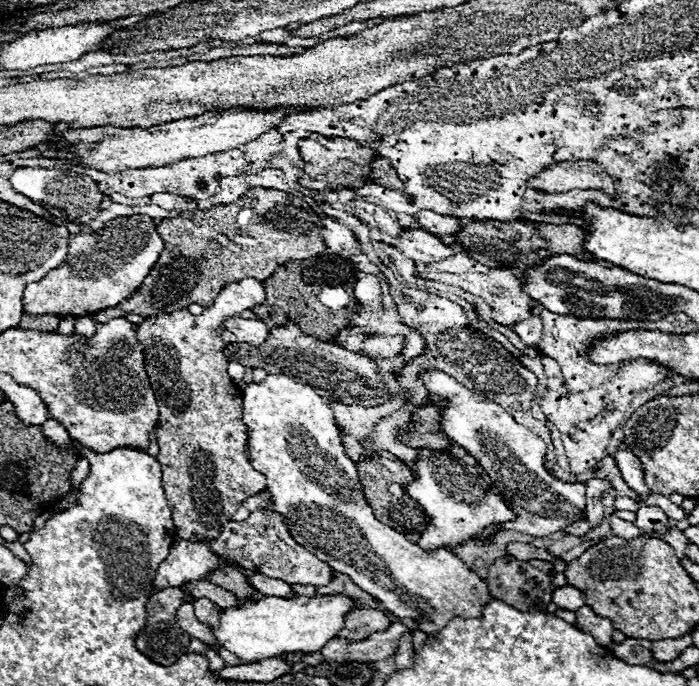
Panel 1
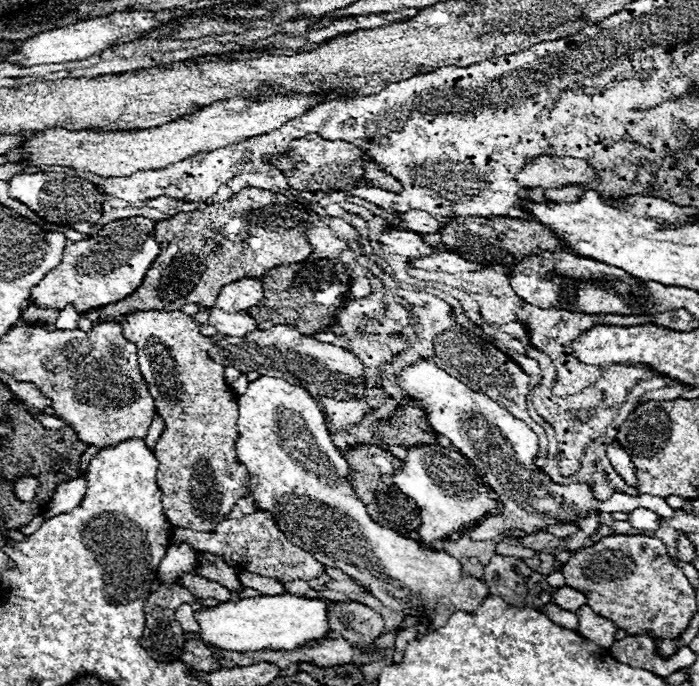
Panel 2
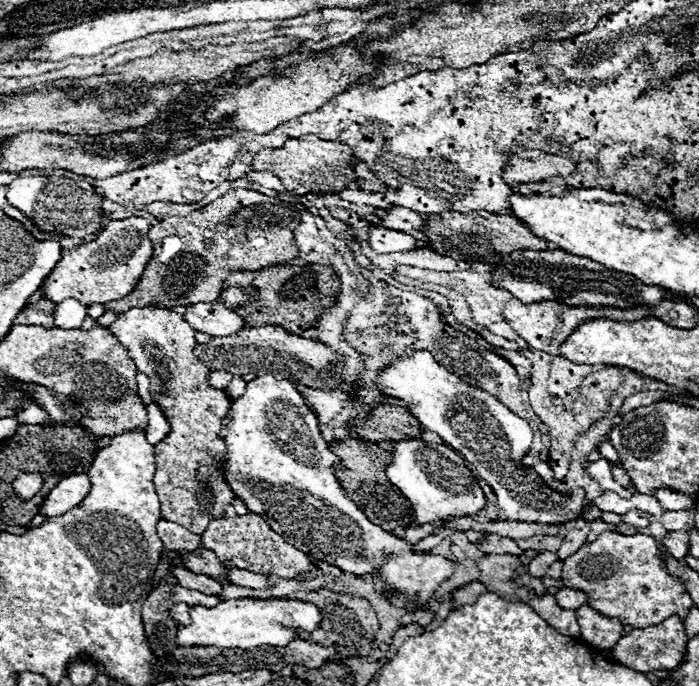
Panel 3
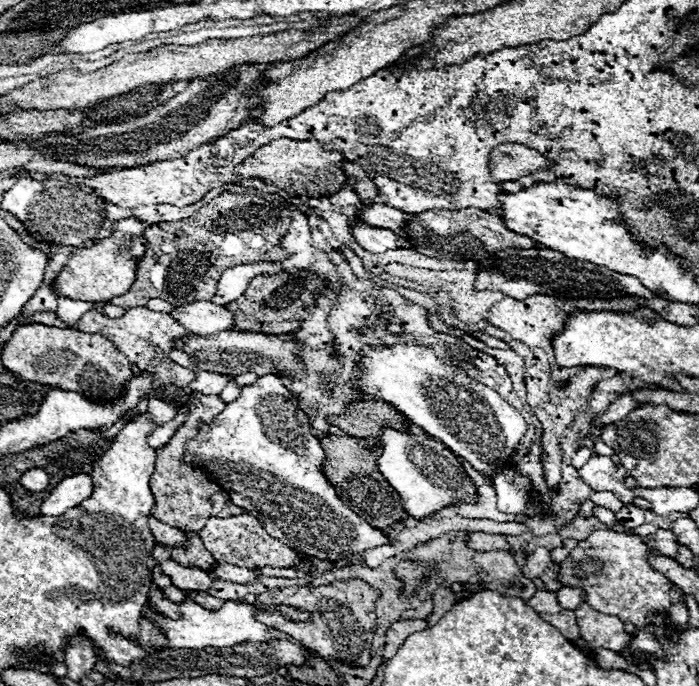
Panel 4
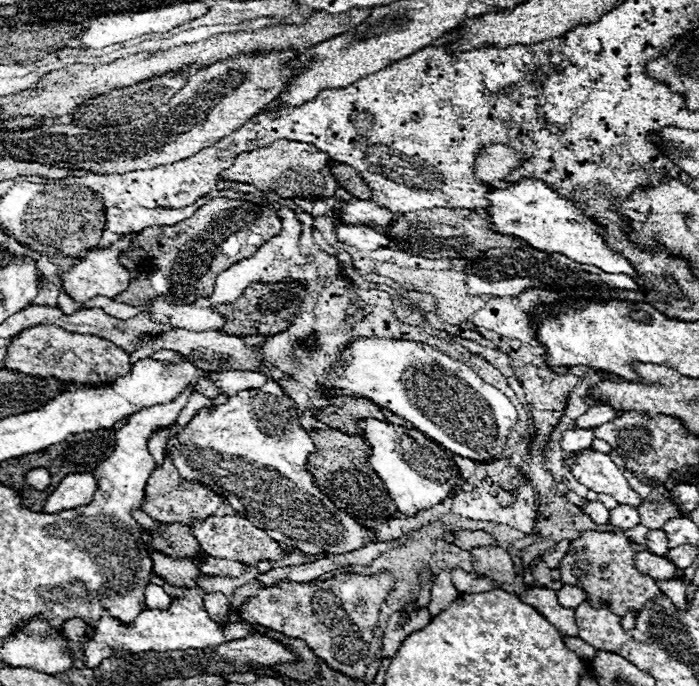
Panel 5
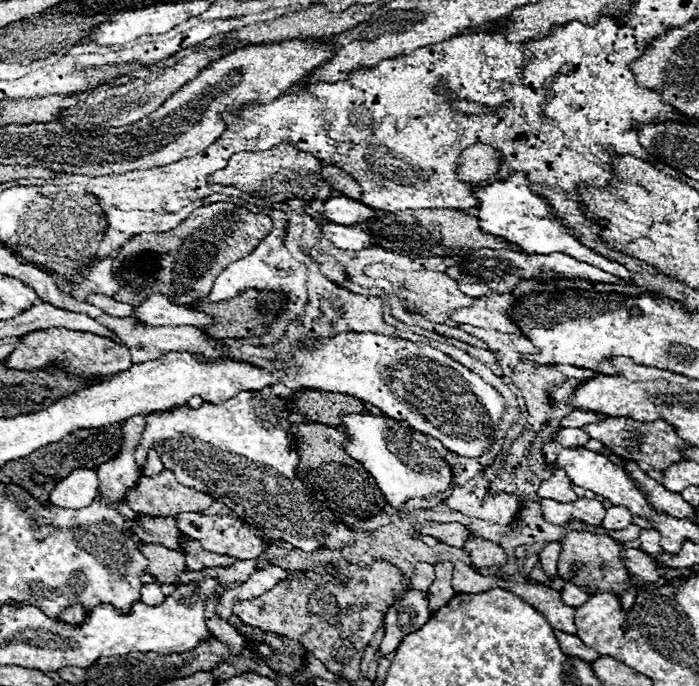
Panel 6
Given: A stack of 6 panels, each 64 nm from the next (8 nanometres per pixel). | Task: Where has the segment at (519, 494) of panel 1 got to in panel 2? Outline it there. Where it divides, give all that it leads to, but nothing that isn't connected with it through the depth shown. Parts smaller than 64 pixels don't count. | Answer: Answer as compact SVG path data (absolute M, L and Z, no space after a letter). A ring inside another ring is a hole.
M422 358L410 366L406 366L398 376L396 384L420 404L426 412L426 422L434 432L444 434L452 446L458 448L472 464L476 464L476 472L486 480L486 484L500 496L502 514L488 518L476 528L466 530L470 540L492 540L502 534L506 528L522 528L528 534L534 534L534 528L552 526L552 524L570 524L588 516L590 510L600 512L632 512L636 508L646 508L656 512L662 518L670 518L674 510L670 510L664 498L650 494L618 494L614 492L608 500L596 500L588 488L588 484L570 484L560 486L554 484L542 470L536 468L534 458L538 454L538 436L516 416L504 410L496 400L486 394L470 390L458 378L450 376L442 368L436 366L432 358Z

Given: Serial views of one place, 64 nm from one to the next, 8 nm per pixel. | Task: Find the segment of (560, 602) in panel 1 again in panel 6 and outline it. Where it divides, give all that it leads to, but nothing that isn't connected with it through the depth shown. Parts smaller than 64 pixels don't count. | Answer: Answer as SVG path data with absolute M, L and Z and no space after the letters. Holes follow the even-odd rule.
M566 582L562 592L564 592L564 604L572 604L574 608L582 606L590 598L590 592L588 592L586 586L578 586L578 584L572 584L572 582Z

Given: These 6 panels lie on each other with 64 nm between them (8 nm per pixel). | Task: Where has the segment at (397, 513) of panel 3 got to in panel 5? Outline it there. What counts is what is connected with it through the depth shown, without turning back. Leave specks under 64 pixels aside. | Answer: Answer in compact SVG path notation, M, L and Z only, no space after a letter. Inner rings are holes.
M334 428L310 430L308 436L316 446L316 452L308 456L308 472L314 476L316 486L330 496L336 508L362 520L386 520L392 512L396 512L396 506L384 490L384 484L376 474L372 474L368 464L368 446L360 436L350 436Z

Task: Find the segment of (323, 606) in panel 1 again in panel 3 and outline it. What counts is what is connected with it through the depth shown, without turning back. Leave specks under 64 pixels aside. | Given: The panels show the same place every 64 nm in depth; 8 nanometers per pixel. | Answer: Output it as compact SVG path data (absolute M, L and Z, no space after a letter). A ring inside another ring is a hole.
M244 598L226 600L216 608L190 606L190 624L176 624L176 644L178 646L218 646L218 648L256 648L262 644L284 646L294 640L294 632L288 626L312 630L320 624L320 610L314 604L298 600L280 598Z

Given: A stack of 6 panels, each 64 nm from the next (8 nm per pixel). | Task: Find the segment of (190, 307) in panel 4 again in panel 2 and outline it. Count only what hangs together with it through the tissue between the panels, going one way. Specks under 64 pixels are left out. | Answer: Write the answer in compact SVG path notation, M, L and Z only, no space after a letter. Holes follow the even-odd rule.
M216 306L204 308L202 312L194 314L192 318L202 326L216 328L216 332L222 336L246 336L248 332L258 330L256 322L248 314L230 314Z

